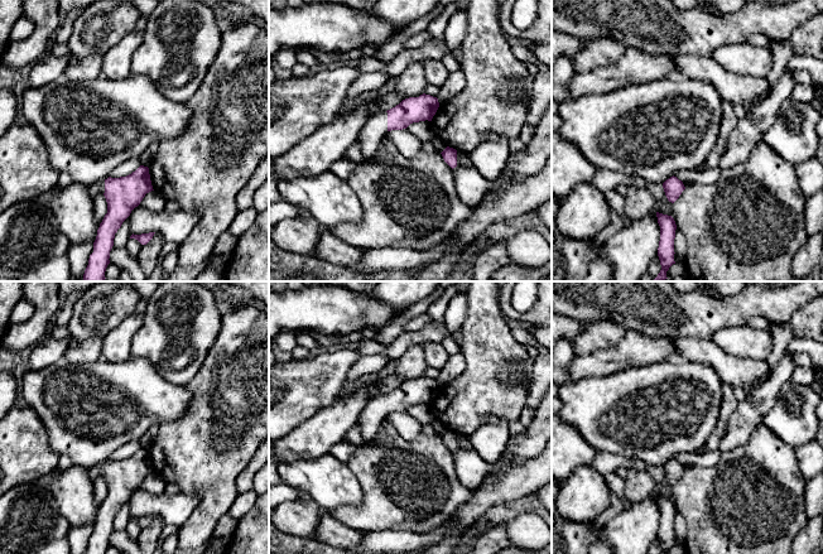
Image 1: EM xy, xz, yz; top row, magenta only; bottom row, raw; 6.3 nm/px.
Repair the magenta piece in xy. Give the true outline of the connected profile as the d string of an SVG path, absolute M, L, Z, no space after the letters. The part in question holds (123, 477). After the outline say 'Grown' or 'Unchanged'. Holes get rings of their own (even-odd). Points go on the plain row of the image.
M140 448L126 459L111 461L98 464L88 471L90 481L104 477L107 485L105 497L93 525L93 535L90 538L85 554L106 554L110 546L110 534L114 521L122 505L131 493L140 487L146 476L154 473L149 451Z. Grown

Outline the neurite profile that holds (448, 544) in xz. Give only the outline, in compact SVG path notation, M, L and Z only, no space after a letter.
M453 529L441 541L427 548L422 548L412 554L454 554L461 543L463 533L465 530Z

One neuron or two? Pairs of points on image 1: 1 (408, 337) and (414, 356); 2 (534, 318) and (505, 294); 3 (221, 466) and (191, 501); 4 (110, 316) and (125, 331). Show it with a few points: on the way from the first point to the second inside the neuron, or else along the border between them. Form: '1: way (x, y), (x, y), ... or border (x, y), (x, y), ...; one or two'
1: border (419, 345), (412, 345), (396, 359); two
2: way (524, 317), (515, 316), (505, 304); one
3: border (181, 491), (198, 499), (184, 523); two
4: border (134, 312), (102, 338); two

